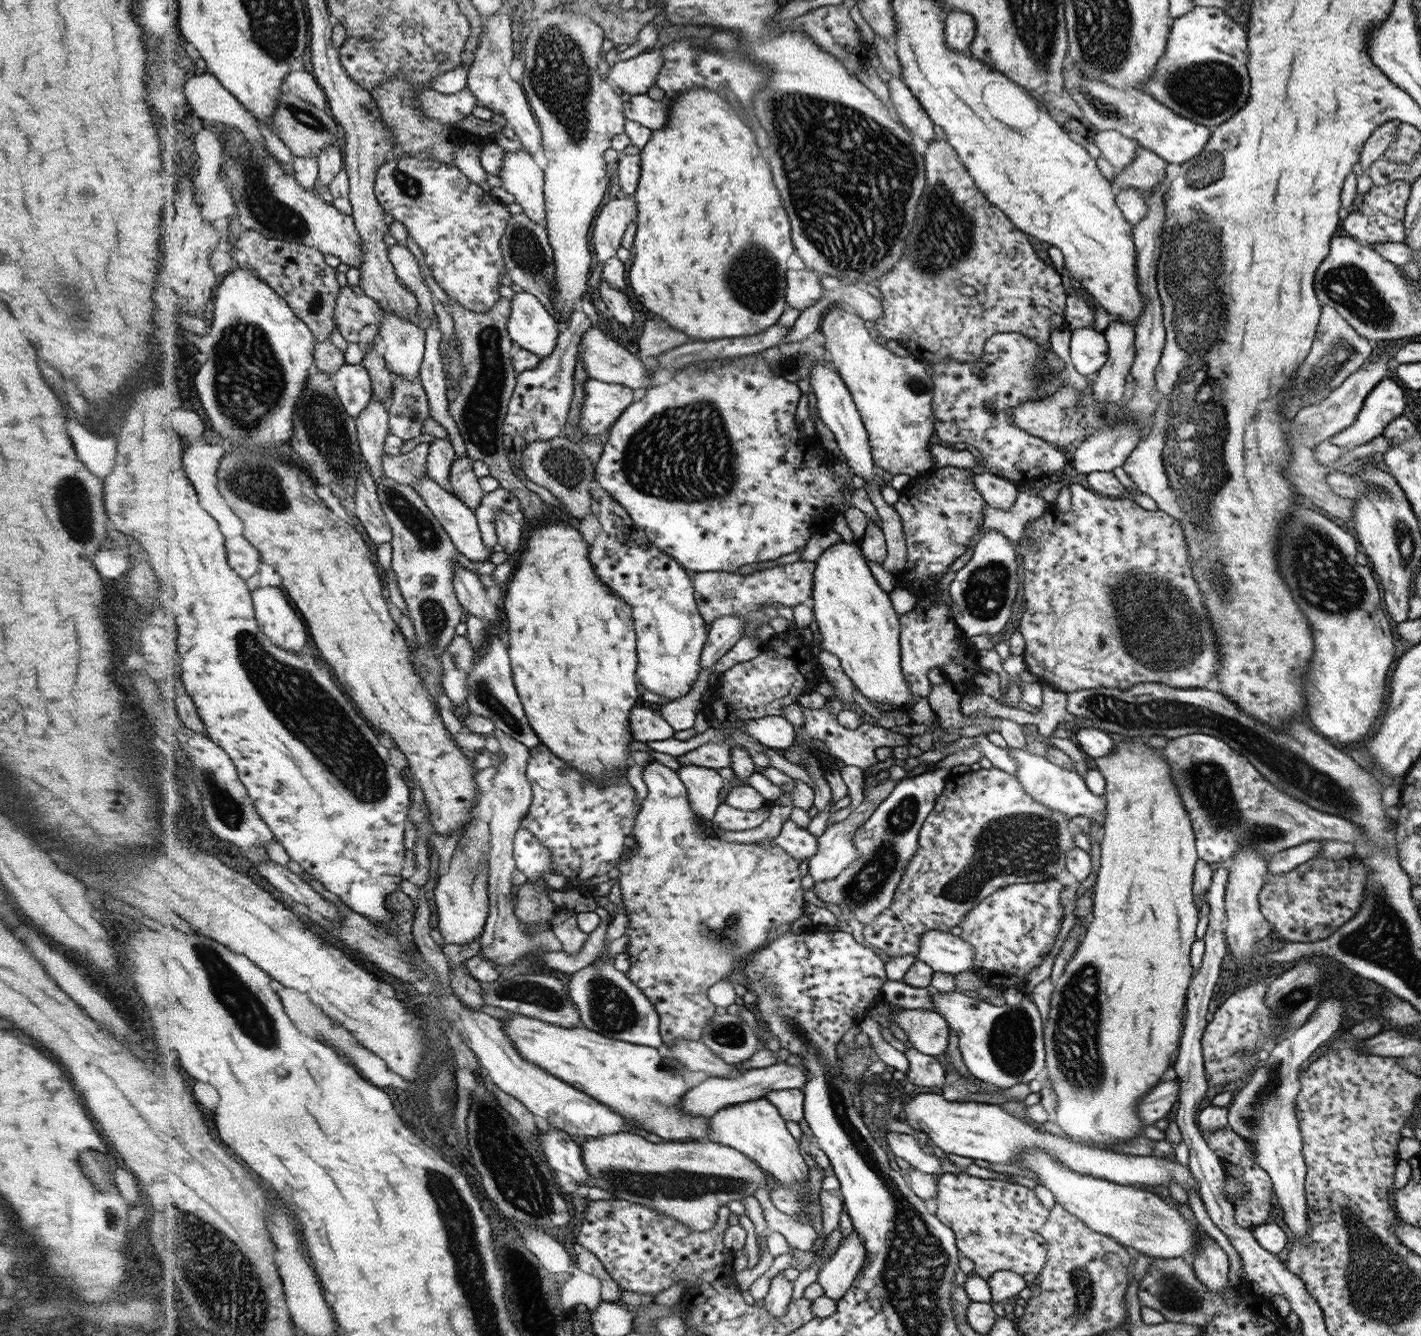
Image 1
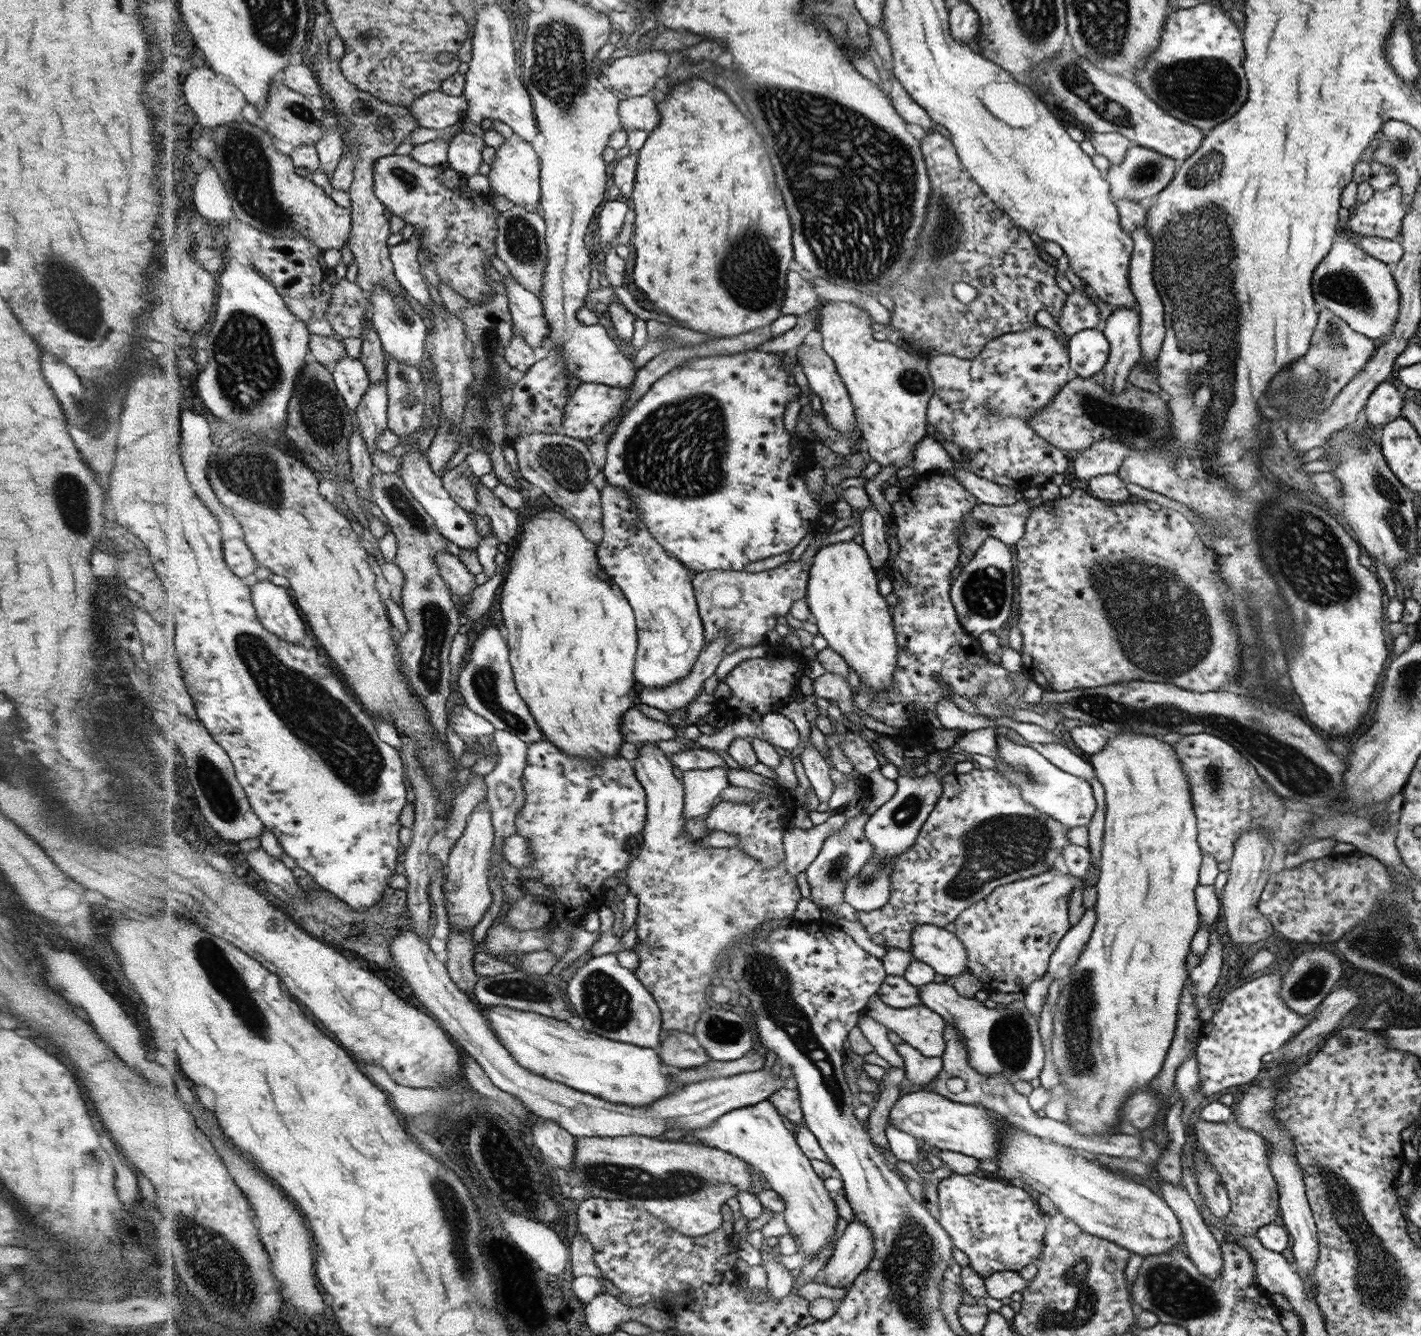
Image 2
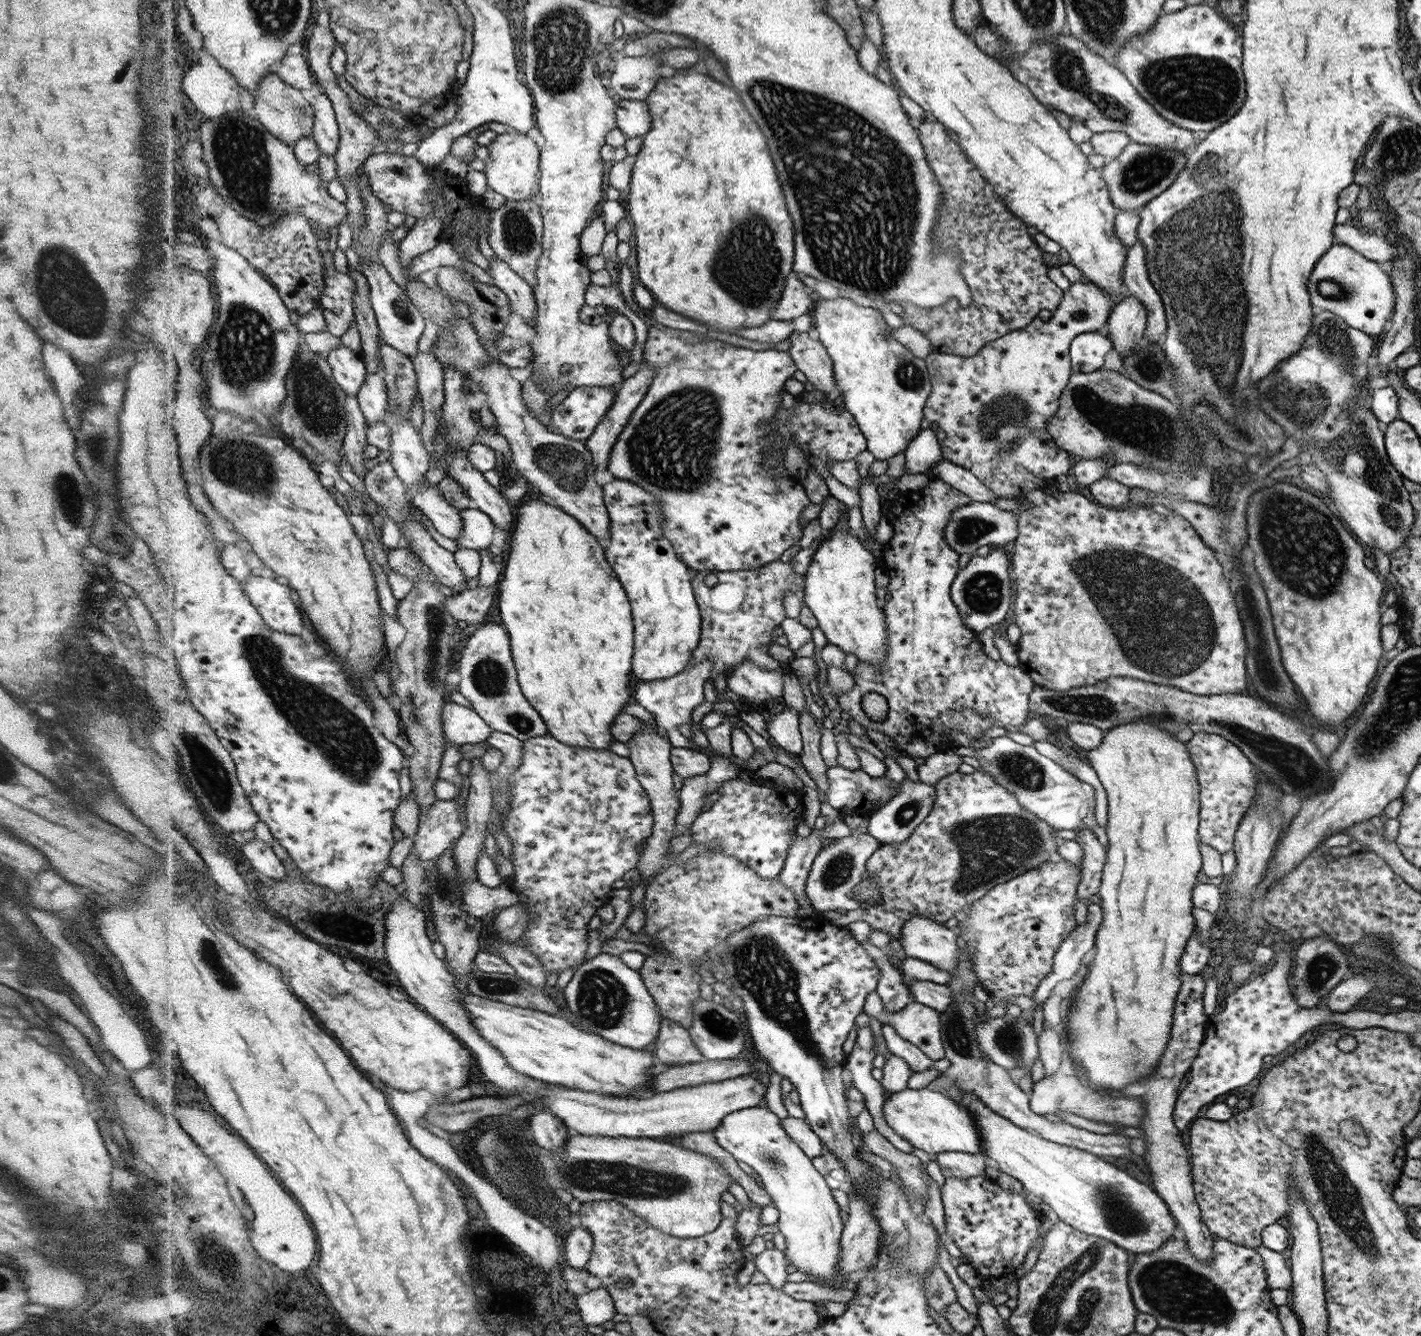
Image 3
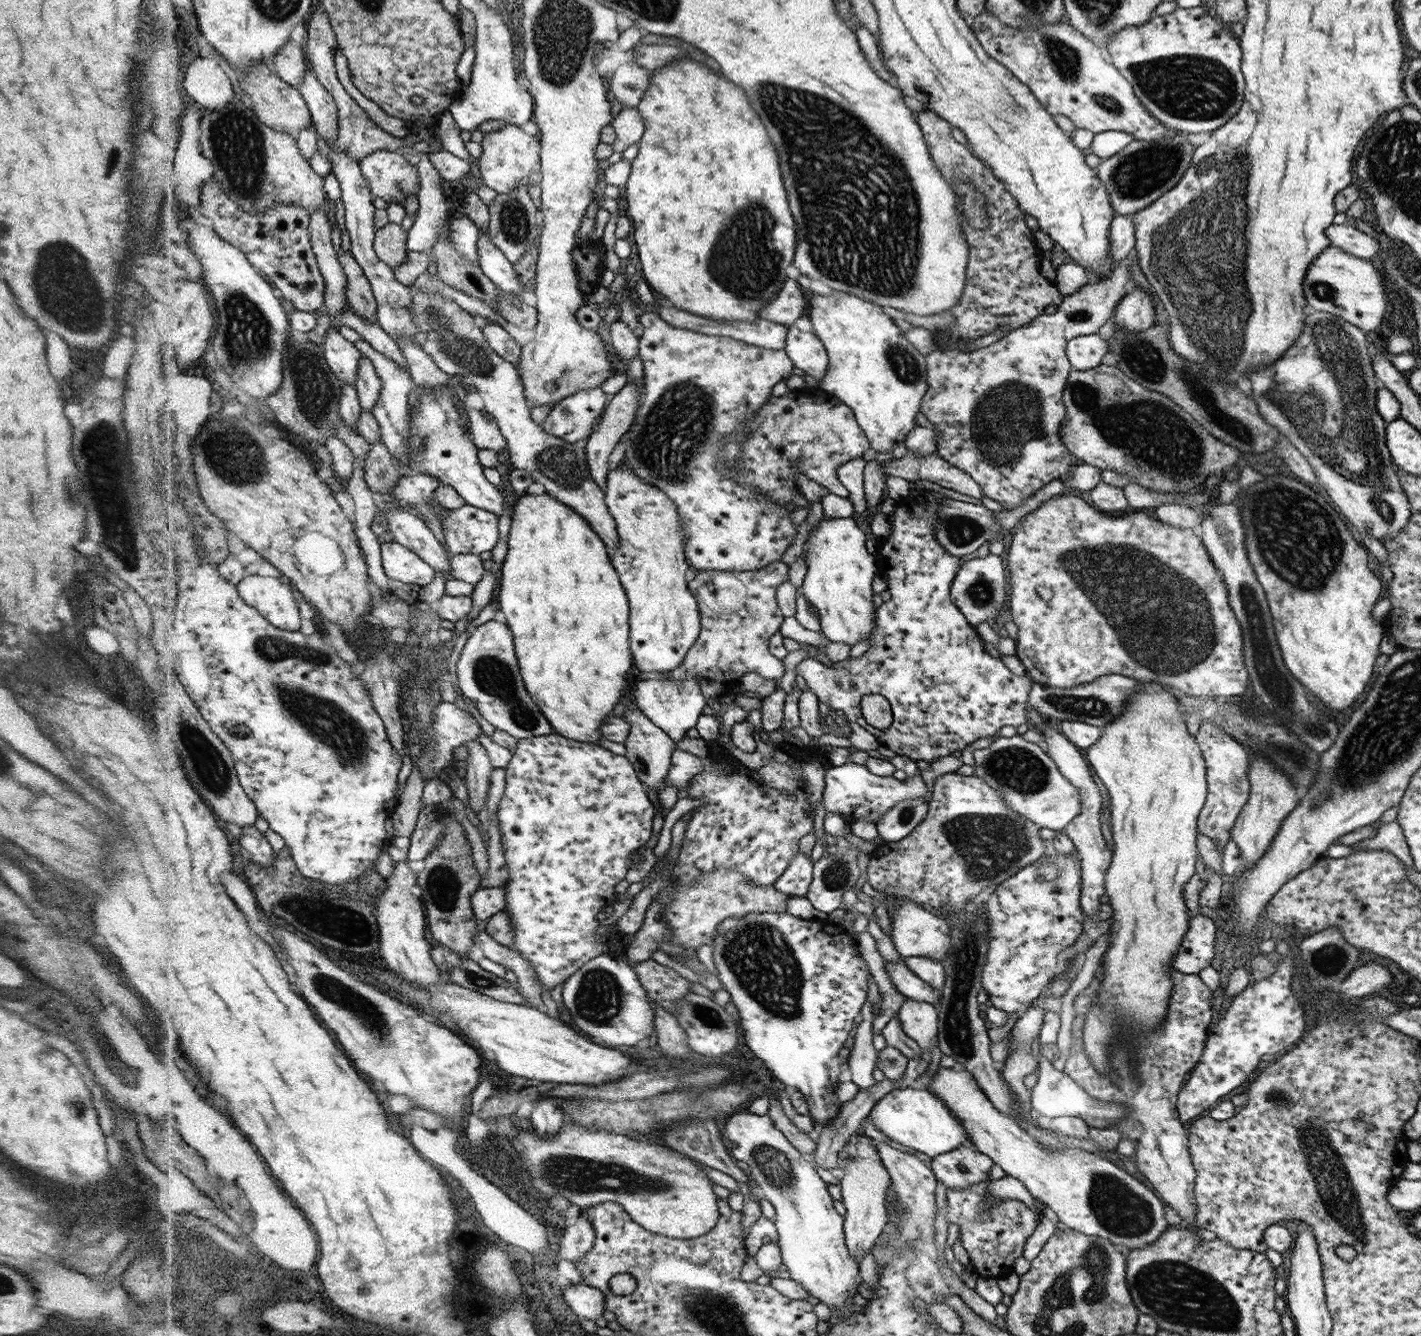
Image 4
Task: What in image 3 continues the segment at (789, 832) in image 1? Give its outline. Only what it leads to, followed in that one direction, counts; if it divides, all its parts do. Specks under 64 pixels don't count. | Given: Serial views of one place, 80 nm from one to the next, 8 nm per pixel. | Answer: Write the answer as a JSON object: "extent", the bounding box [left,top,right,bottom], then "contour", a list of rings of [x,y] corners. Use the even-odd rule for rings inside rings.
{"extent":[779,818,851,918],"contour":[[[843,818],[832,824],[826,824],[824,829],[812,829],[808,837],[798,836],[793,840],[787,852],[785,865],[780,871],[779,879],[796,895],[799,918],[812,918],[815,916],[813,906],[806,894],[806,881],[813,865],[813,860],[829,840],[844,838],[851,834],[850,828]]]}

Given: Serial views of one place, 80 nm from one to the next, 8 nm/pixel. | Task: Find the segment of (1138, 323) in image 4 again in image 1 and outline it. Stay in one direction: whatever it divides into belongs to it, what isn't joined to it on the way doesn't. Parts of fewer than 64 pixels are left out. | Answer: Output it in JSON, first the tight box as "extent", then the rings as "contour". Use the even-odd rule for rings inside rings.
{"extent":[1090,320,1136,404],"contour":[[[1112,320],[1103,333],[1110,347],[1110,356],[1103,368],[1099,370],[1098,378],[1090,390],[1097,401],[1111,404],[1129,395],[1126,376],[1131,372],[1136,357],[1135,326],[1128,322]]]}

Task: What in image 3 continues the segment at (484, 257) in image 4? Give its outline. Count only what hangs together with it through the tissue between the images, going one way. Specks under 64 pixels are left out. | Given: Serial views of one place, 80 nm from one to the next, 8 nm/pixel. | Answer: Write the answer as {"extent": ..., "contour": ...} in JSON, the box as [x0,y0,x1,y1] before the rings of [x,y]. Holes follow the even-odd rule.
{"extent":[488,255,537,328],"contour":[[[496,255],[494,260],[490,260],[488,274],[494,284],[509,296],[512,310],[521,316],[524,323],[535,328],[537,304],[533,297],[533,288]]]}

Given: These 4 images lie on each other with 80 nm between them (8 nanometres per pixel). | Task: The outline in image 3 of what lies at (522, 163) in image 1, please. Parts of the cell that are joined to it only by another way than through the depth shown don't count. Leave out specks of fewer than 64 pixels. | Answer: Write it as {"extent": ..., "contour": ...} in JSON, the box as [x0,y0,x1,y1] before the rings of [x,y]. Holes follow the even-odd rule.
{"extent":[483,129,542,200],"contour":[[[509,129],[507,133],[496,135],[487,147],[489,155],[484,160],[483,172],[486,175],[489,190],[493,190],[508,200],[534,200],[534,195],[530,199],[532,178],[538,184],[538,179],[536,179],[538,158],[542,156],[542,152],[538,152],[536,142],[528,138],[526,134]]]}

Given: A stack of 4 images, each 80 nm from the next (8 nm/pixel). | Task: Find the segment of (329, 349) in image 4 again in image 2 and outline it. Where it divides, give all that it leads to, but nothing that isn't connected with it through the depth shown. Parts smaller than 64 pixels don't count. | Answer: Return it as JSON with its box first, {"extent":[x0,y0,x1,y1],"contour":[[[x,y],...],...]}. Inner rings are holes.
{"extent":[333,356,373,411],"contour":[[[346,356],[337,362],[333,371],[340,394],[347,398],[347,403],[352,411],[358,411],[373,383],[368,367],[362,363],[361,359],[356,360],[352,356]]]}

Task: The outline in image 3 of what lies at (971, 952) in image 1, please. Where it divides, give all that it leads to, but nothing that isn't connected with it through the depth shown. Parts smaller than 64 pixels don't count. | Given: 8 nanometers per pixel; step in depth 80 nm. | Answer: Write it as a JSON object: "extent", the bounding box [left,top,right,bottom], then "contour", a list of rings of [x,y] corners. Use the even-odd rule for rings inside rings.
{"extent":[900,914,959,973],"contour":[[[913,914],[902,928],[900,946],[904,954],[951,973],[959,955],[958,933],[928,918],[926,915]]]}

